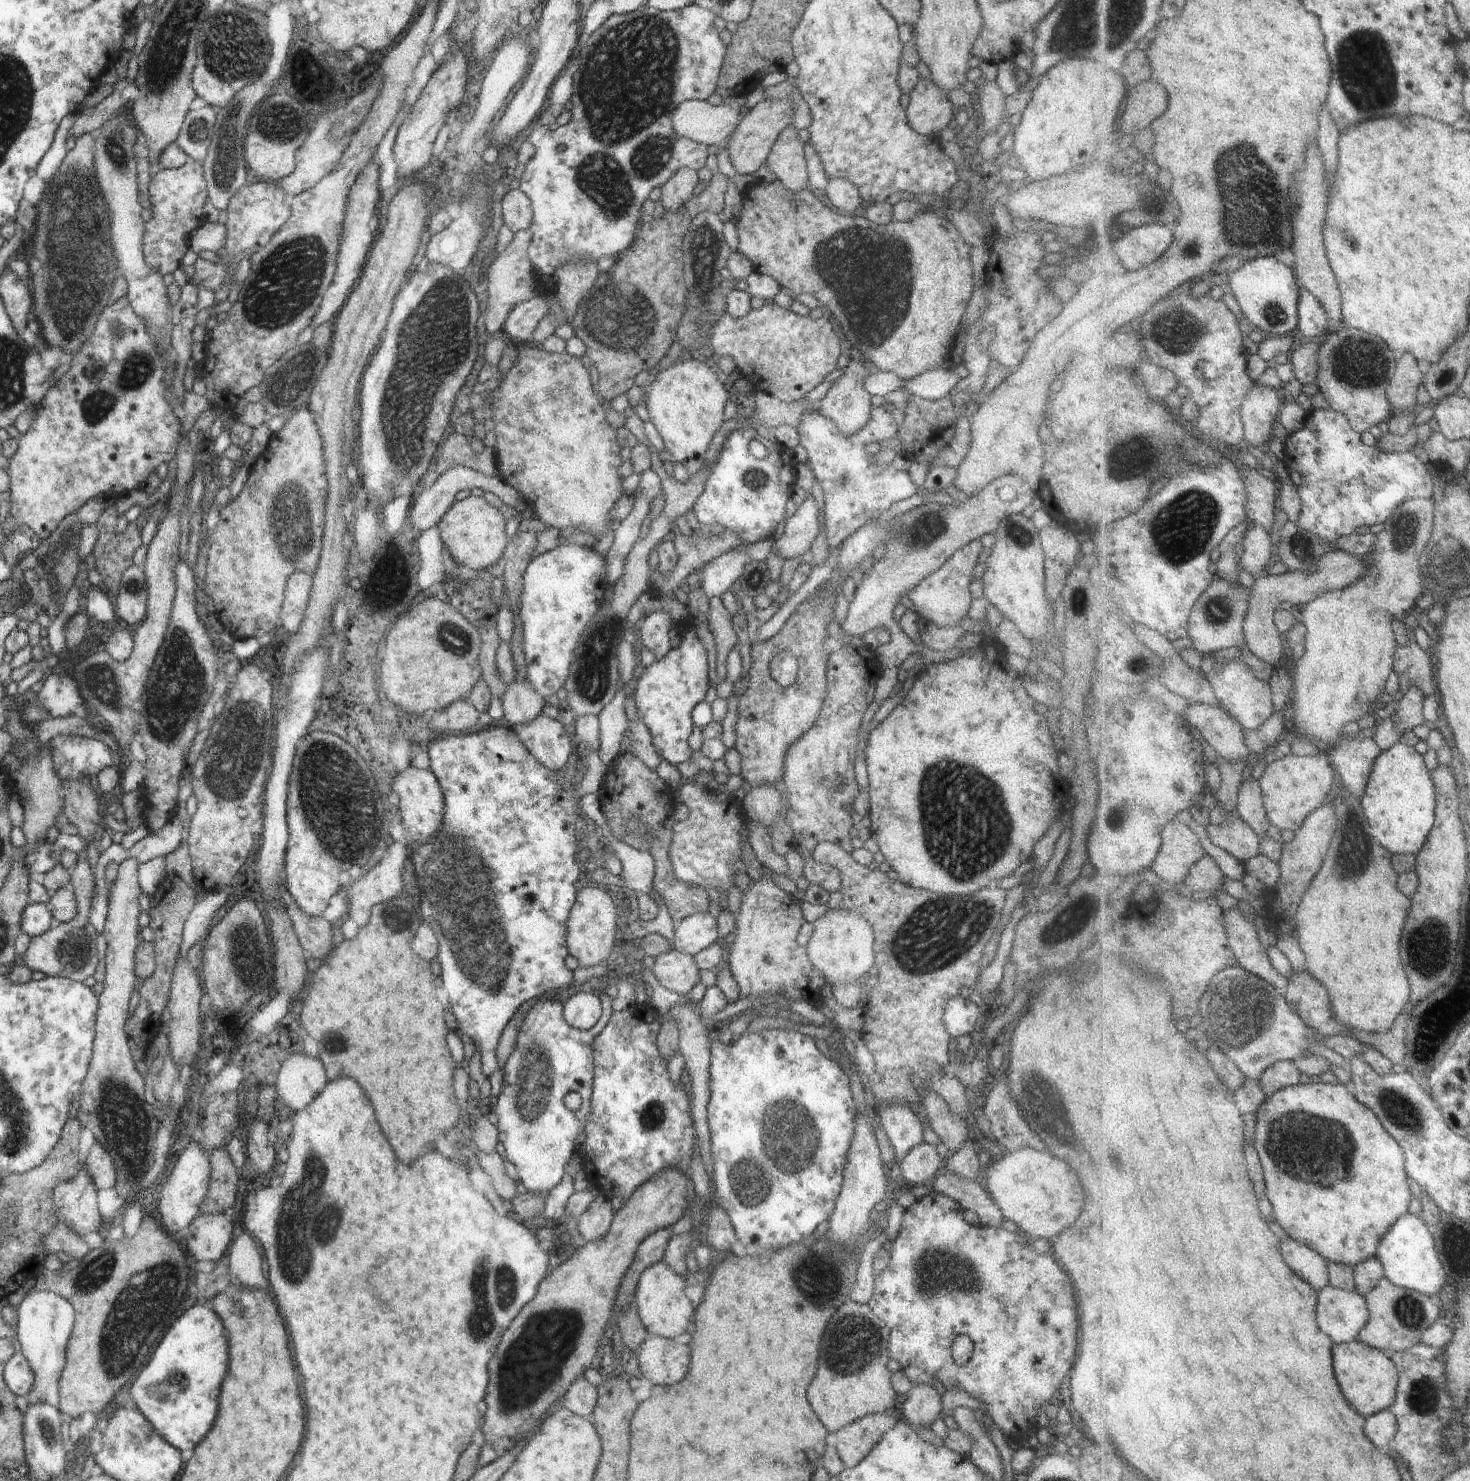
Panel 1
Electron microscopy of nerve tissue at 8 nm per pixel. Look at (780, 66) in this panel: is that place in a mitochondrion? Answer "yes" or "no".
no

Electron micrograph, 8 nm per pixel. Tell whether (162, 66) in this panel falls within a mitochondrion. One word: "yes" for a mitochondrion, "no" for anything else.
yes

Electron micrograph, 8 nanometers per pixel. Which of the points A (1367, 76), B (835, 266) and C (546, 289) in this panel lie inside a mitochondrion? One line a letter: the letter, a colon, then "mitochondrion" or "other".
A: mitochondrion
B: mitochondrion
C: other

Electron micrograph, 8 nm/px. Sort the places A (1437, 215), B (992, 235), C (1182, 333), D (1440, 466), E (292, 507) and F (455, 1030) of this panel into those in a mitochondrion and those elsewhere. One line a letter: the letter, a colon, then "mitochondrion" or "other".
A: other
B: other
C: mitochondrion
D: mitochondrion
E: mitochondrion
F: other

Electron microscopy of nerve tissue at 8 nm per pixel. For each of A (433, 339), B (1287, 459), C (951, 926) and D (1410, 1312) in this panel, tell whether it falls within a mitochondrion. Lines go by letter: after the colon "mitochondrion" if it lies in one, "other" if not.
A: mitochondrion
B: other
C: mitochondrion
D: mitochondrion

